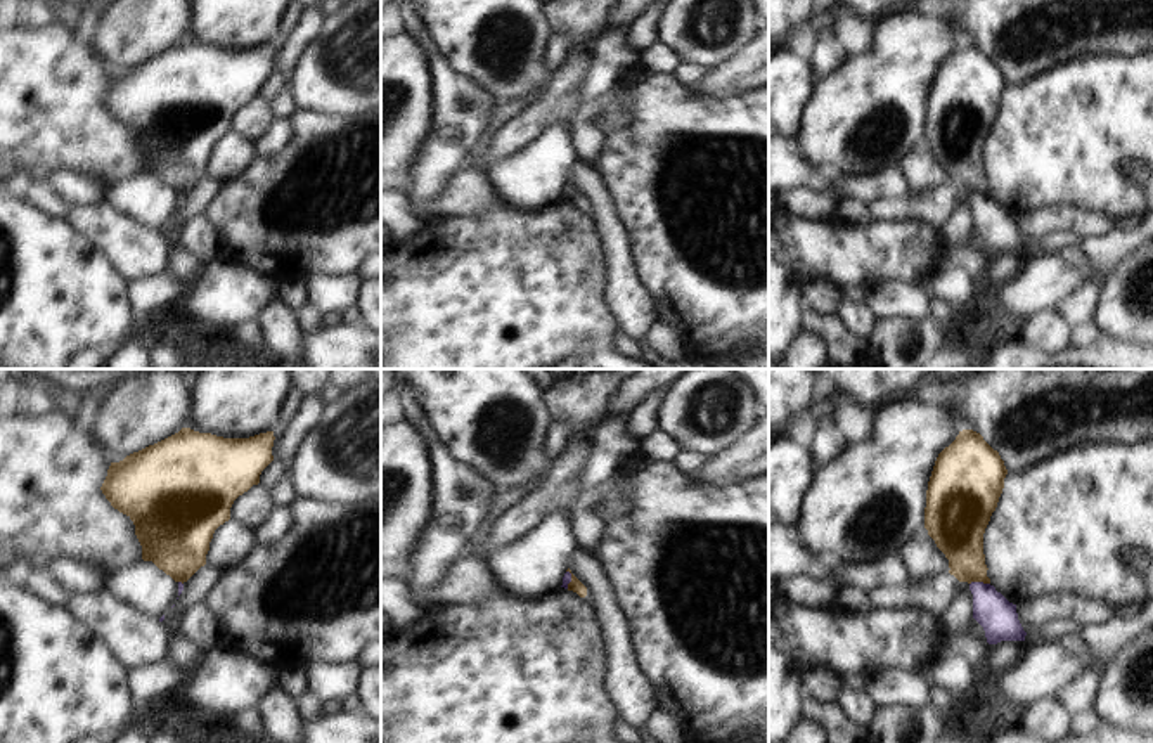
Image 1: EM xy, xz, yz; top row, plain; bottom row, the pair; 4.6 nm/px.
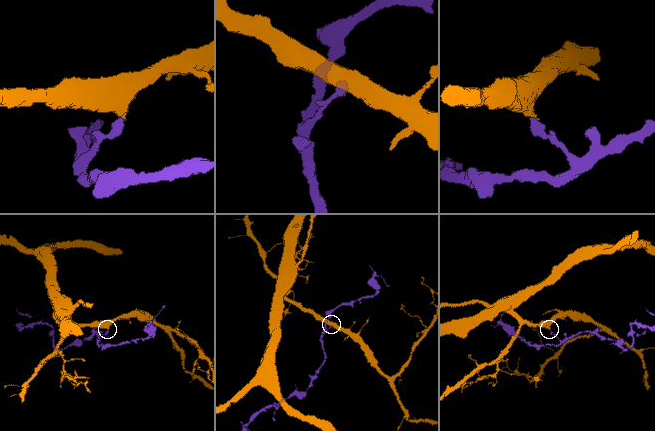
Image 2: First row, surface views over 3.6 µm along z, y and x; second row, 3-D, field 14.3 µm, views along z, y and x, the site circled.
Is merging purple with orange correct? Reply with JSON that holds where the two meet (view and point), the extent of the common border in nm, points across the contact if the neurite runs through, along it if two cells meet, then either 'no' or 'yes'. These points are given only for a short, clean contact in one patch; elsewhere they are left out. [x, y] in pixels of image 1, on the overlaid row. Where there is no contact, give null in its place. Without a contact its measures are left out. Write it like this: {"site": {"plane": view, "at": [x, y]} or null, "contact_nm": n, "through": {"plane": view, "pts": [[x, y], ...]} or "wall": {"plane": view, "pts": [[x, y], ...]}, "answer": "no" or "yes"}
{"site": {"plane": "yz", "at": [979, 582]}, "contact_nm": 100, "wall": {"plane": "yz", "pts": [[989, 582], [970, 584]]}, "answer": "no"}

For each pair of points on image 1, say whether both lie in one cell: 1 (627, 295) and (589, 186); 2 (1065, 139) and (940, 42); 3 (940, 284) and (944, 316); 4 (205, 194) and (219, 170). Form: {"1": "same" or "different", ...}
{"1": "same", "2": "different", "3": "different", "4": "different"}

